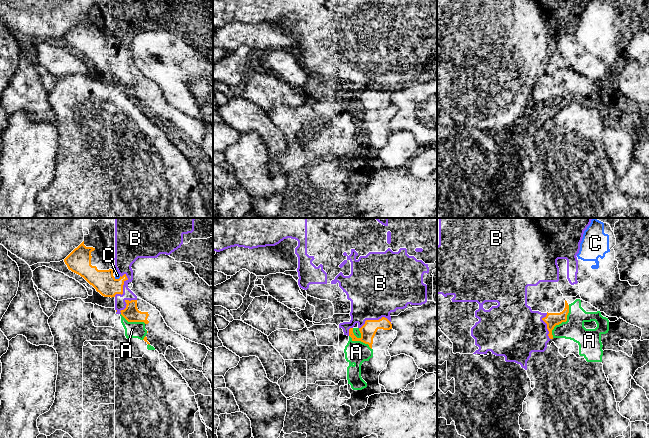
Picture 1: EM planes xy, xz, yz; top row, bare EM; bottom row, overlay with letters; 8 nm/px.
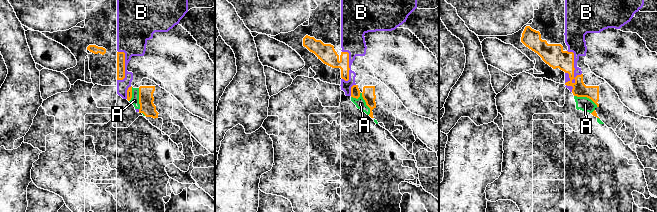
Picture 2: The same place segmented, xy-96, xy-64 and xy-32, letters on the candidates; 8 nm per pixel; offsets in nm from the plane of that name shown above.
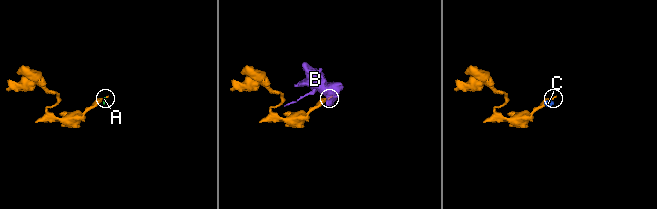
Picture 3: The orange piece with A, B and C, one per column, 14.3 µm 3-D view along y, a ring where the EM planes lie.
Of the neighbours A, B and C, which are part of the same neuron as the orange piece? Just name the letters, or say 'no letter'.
A

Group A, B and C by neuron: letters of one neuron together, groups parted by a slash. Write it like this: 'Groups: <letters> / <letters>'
Groups: A / B / C

